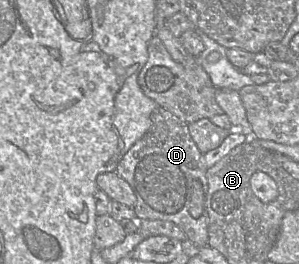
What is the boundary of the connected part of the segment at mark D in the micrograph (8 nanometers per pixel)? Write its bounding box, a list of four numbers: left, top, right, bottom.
[116,107,208,248]

